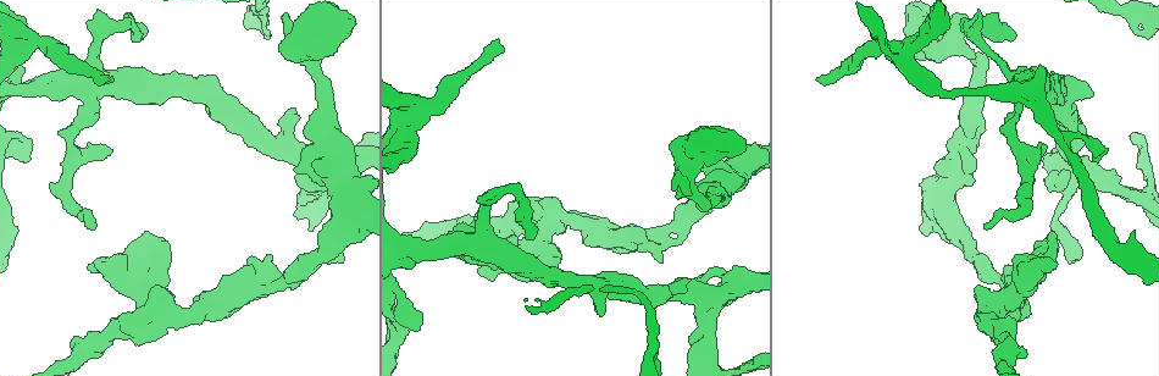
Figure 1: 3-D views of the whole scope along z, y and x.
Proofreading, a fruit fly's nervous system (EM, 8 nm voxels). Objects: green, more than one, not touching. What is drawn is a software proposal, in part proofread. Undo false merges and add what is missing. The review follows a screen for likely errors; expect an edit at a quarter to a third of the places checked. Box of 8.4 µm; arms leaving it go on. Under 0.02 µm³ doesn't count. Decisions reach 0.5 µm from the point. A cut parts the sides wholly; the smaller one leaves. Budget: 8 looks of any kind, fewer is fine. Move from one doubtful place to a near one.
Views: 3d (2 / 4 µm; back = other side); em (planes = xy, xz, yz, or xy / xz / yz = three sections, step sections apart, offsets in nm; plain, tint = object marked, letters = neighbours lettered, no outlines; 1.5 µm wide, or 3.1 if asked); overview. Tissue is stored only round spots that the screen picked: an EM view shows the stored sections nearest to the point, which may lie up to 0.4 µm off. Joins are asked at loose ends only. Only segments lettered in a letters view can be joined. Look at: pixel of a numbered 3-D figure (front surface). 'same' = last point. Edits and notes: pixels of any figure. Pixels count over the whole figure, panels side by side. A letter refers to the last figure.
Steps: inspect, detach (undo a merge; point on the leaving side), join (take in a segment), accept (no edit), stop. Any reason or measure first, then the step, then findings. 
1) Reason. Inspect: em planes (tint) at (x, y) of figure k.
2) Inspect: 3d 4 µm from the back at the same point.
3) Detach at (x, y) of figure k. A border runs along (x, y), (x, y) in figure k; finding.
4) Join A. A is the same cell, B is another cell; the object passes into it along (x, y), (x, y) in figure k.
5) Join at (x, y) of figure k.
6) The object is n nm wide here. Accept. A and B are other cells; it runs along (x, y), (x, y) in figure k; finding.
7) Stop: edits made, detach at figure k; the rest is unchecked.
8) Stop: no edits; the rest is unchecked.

Four arms meet. Inspect: em planes (letters) at (998, 312) of figure 1.

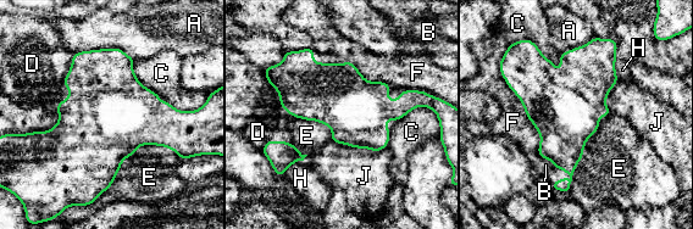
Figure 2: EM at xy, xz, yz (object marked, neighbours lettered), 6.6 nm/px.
Accept. A, B, C, D, E, F, H and J are other cells; a border runs along (181, 158), (140, 145), (95, 200) in figure 2; all the same neuron.

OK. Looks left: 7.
Branch stops here. Inspect: em planes (tint) at (30, 30) of figure 1.

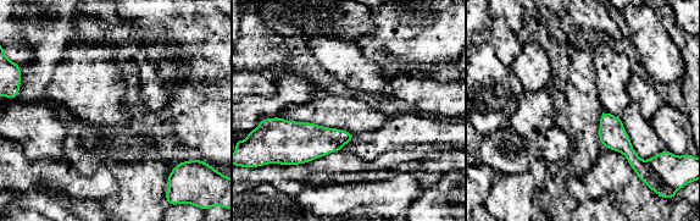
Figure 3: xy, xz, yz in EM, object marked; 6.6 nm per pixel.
Inspect: em planes (letters) at the same point.

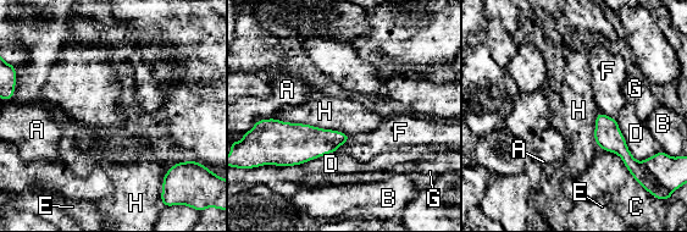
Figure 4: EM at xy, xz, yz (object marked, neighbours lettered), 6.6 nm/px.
Detach at (671, 172) of figure 4. A, B, C, D, E, F, G and H are other cells; a border runs along (642, 163), (655, 180) in figure 4; two neurons meet here.

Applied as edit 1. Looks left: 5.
Inspect: overview.

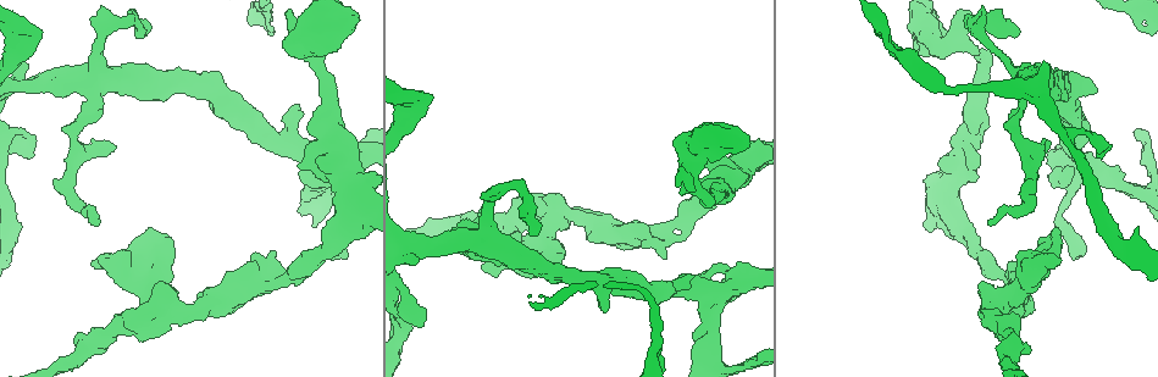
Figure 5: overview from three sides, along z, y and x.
An open end. Inspect: em planes (tint) at (91, 264) of figure 5.

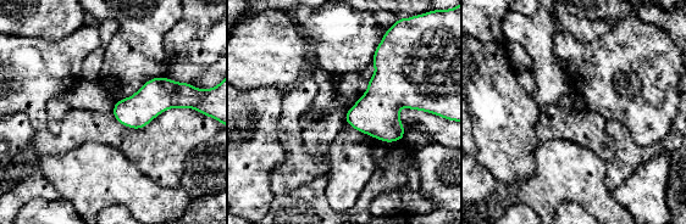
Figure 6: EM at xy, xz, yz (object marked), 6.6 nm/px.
See the neighbours. Inspect: em planes (letters) at the same point.

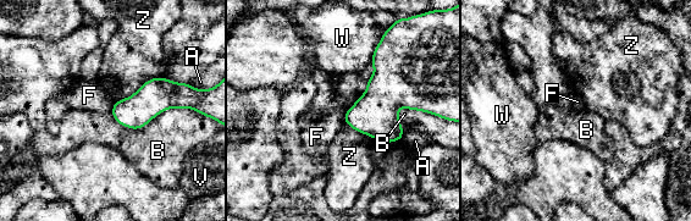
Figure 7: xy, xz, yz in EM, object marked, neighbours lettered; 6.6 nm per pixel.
The object is 200 nm wide here; the longest contact is with B, 550 nm. Accept. A, B, F, V, W and Z are other cells; no lettered segment goes on from it.

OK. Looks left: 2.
Stop: edits made, detach at figure 4; the rest is unchecked.

